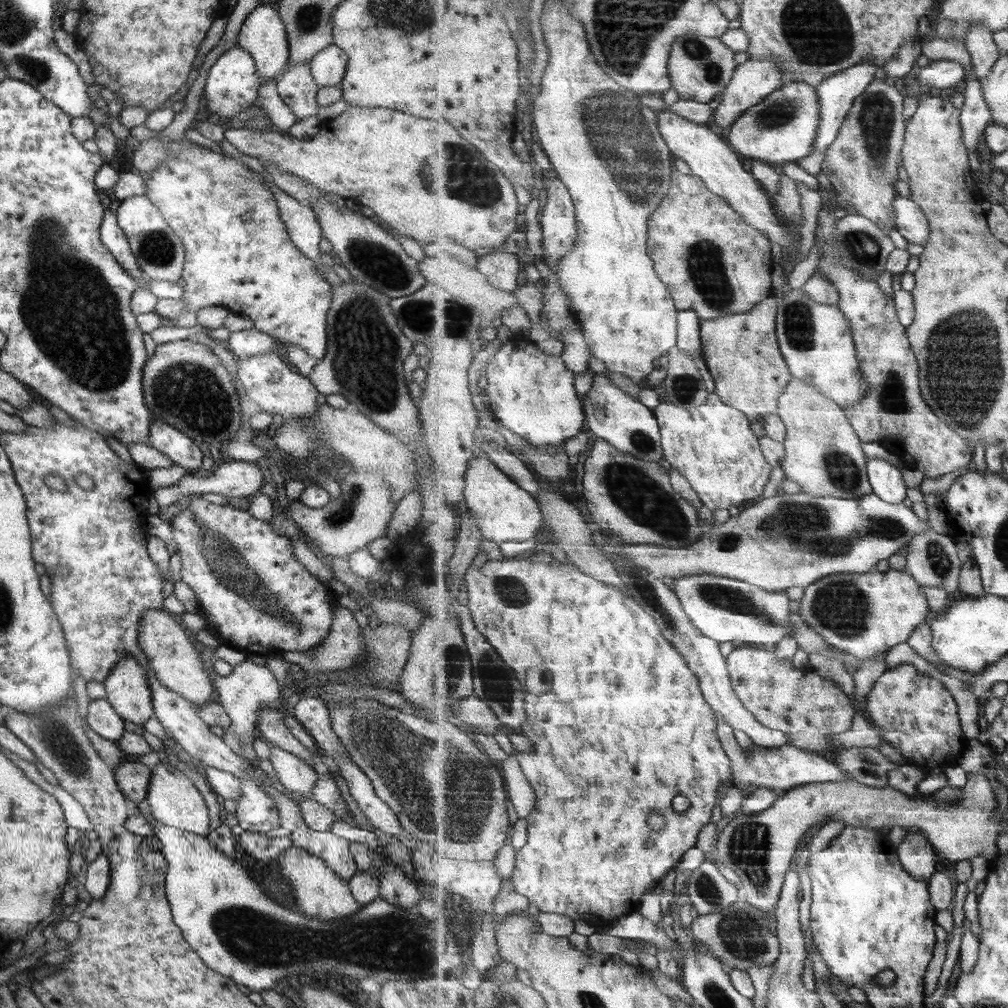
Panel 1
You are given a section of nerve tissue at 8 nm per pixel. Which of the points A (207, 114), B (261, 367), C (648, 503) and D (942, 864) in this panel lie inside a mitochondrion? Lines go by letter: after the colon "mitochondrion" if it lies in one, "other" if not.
A: other
B: other
C: mitochondrion
D: other

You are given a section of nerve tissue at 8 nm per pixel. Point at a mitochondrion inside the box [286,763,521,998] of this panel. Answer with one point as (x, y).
(408, 945)

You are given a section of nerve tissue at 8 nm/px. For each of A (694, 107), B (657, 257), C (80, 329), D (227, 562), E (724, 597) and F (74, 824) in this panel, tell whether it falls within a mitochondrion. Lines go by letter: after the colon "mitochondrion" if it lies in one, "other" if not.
A: other
B: other
C: mitochondrion
D: mitochondrion
E: mitochondrion
F: other

